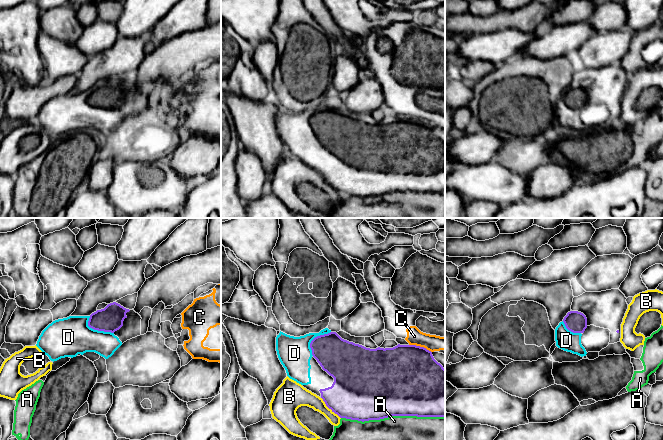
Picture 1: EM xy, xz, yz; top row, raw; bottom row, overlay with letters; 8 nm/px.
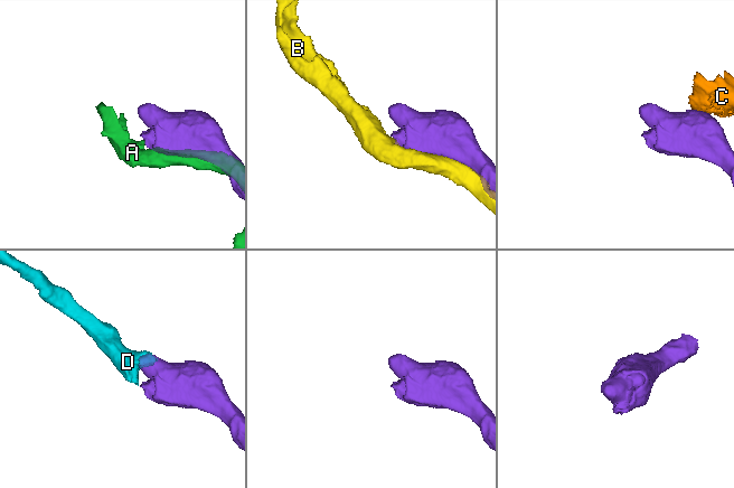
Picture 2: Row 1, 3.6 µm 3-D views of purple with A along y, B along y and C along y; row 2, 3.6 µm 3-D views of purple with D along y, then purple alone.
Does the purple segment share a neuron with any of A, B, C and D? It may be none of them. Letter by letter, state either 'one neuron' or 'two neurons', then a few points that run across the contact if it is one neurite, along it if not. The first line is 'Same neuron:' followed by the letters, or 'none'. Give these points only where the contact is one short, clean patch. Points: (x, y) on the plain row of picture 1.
Same neuron: D
A: two neurons
B: two neurons
C: two neurons; line xz (409, 120), (423, 122), (431, 128)
D: one neuron; line xy (110, 95), (96, 105), (92, 109), (68, 113)

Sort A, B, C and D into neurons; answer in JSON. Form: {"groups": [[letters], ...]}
{"groups": [["A"], ["B"], ["C"], ["D"]]}

